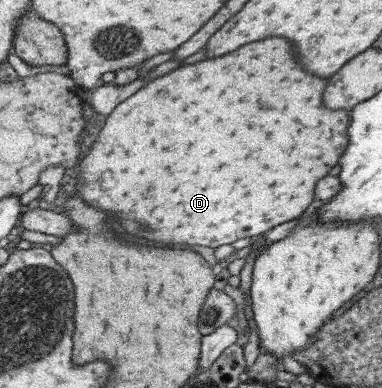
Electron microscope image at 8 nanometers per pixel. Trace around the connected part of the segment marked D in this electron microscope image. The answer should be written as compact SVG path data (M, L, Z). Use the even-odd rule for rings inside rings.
M262 39L256 43L248 43L240 47L240 51L232 51L232 55L224 55L218 59L206 59L192 65L178 67L162 77L152 79L144 89L128 97L126 101L118 104L102 126L98 139L94 142L88 157L81 162L80 183L78 183L79 196L98 209L112 211L128 233L138 233L140 237L148 237L154 241L164 243L188 243L188 245L206 245L206 247L220 247L230 245L238 240L248 240L270 232L273 227L292 221L300 217L308 205L314 201L314 185L328 175L328 171L338 165L340 155L348 147L348 123L351 122L350 111L332 111L326 109L322 103L322 93L326 87L326 79L308 75L304 67L300 67L298 57L292 51L292 43L288 39ZM136 223L144 223L152 233L142 233Z

